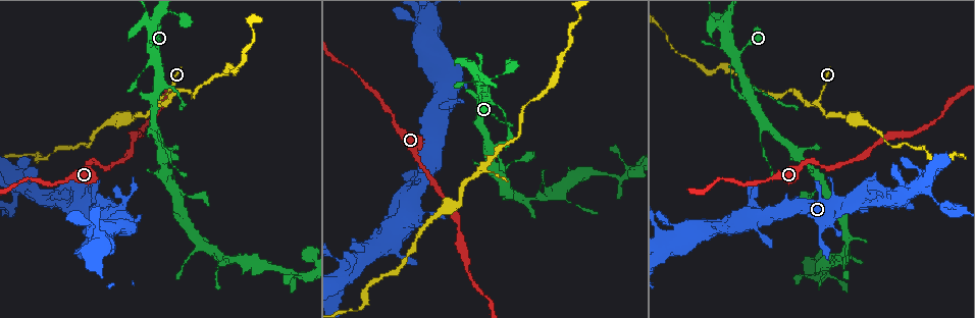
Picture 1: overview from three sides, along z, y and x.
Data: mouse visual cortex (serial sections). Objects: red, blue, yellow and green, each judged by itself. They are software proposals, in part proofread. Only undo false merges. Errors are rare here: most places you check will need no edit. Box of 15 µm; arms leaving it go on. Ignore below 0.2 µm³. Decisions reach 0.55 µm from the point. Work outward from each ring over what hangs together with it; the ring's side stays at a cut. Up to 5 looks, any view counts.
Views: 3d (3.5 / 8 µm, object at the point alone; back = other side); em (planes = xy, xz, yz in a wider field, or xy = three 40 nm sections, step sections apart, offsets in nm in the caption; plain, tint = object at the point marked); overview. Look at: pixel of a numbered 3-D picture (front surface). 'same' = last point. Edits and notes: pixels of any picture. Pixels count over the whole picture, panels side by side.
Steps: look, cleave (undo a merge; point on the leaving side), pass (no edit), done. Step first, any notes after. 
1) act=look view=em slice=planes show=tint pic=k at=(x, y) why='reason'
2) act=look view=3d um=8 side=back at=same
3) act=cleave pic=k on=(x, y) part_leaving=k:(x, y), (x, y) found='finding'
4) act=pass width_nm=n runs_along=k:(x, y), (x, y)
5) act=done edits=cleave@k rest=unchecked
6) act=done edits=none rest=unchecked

act=look view=3d um=3.5 pic=1 at=(17, 194)

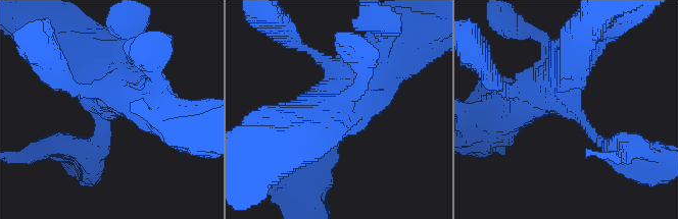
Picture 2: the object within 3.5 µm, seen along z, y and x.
act=look view=em slice=xy step=2 show=tint pic=2 at=(570, 104) why='shape alone is not enough'

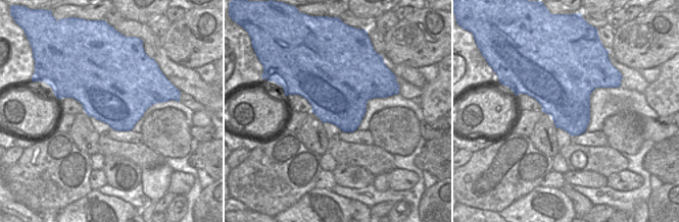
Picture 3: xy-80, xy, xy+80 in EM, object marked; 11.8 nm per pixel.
act=look view=em slice=xy step=1 show=tint at=same

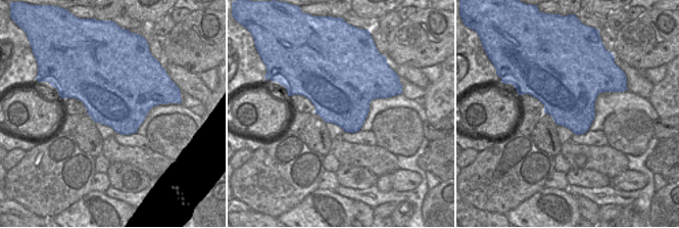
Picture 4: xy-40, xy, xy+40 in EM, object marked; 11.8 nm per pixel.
act=pass width_nm=700 runs_along=2:(384, 53), (334, 105), (331, 145) found='continuous, no second cell'

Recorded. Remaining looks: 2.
act=look view=3d um=3.5 pic=1 at=(163, 165) why='thin neck'

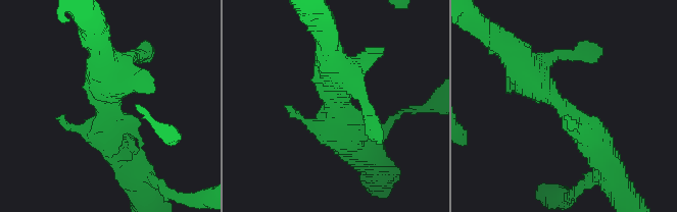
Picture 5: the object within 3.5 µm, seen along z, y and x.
act=look view=em slice=xy step=1 show=tint pic=5 at=(558, 104) arm_widths_nm=400,500

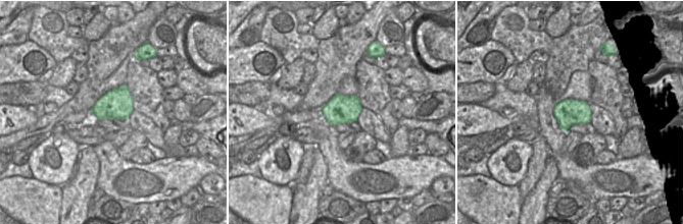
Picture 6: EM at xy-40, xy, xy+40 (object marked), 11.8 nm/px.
act=pass found='one cell here'

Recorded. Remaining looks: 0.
act=done edits=none rest=unchecked

